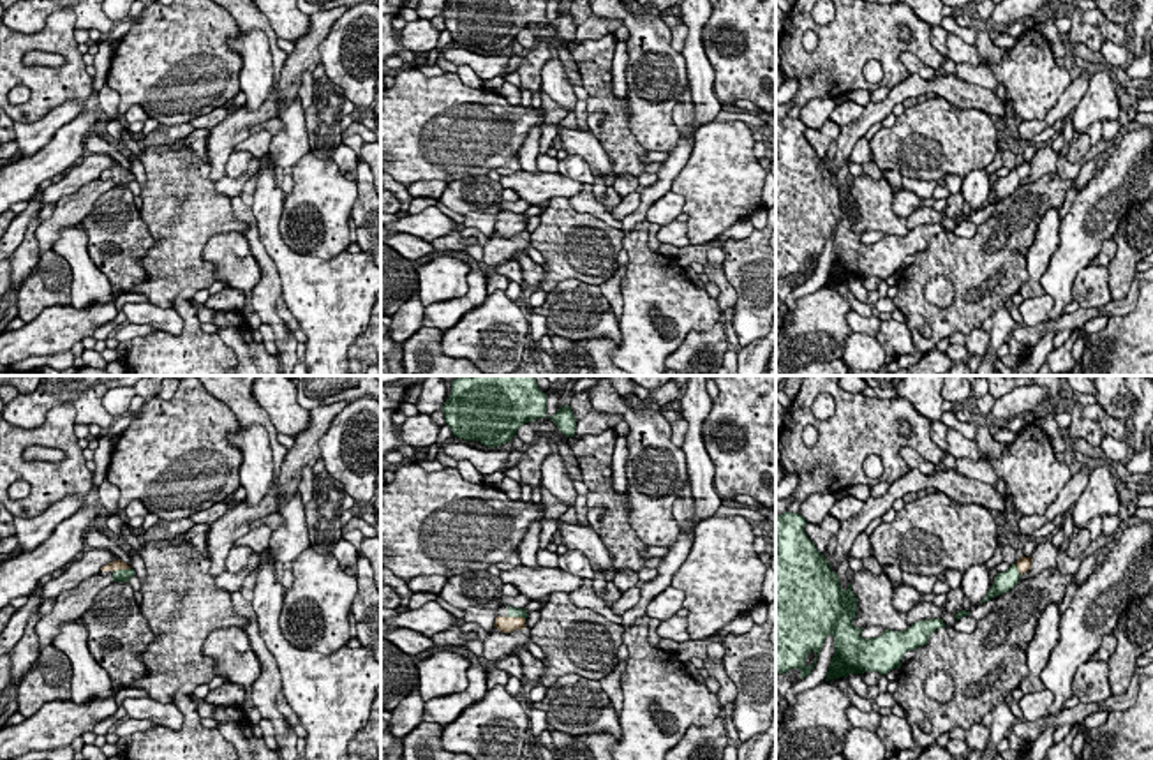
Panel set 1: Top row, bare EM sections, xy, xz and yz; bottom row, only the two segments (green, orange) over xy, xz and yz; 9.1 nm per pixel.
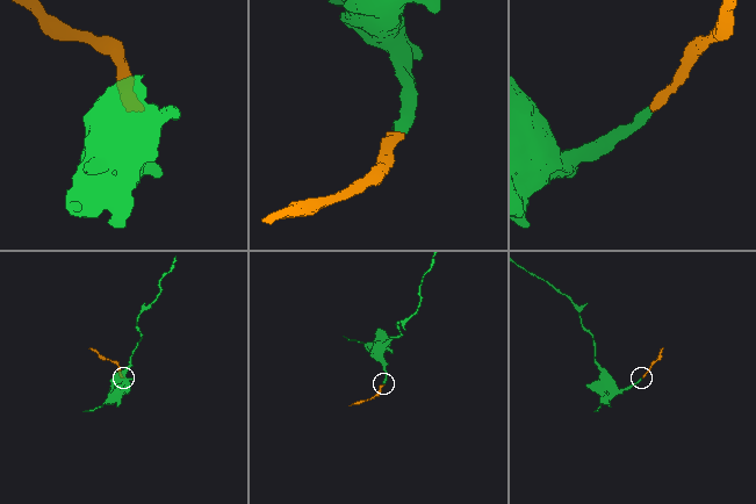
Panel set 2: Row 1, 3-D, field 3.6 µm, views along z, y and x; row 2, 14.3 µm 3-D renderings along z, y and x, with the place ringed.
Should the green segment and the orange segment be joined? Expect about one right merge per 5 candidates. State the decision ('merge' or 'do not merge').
merge

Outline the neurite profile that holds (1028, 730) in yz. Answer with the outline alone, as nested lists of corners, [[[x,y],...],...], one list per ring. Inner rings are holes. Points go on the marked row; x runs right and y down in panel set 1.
[[[1079,704],[1074,709],[1063,707],[1056,716],[1045,716],[1035,721],[1015,721],[1012,734],[1033,744],[1049,726],[1060,728],[1063,725],[1082,723],[1086,716],[1095,711],[1102,711],[1102,707],[1098,704]]]

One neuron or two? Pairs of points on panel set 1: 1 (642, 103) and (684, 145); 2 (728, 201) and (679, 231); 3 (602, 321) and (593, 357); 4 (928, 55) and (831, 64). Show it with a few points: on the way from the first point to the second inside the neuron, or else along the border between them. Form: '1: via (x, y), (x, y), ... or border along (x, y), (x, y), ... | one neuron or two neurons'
1: border along (681, 136), (669, 152) | two neurons
2: border along (683, 212), (688, 217), (690, 244) | two neurons
3: border along (557, 334), (568, 339), (610, 337), (617, 344) | two neurons
4: via (903, 46), (855, 46) | one neuron

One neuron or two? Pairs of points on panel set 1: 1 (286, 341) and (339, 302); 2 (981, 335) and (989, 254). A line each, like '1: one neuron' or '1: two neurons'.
1: two neurons
2: two neurons

